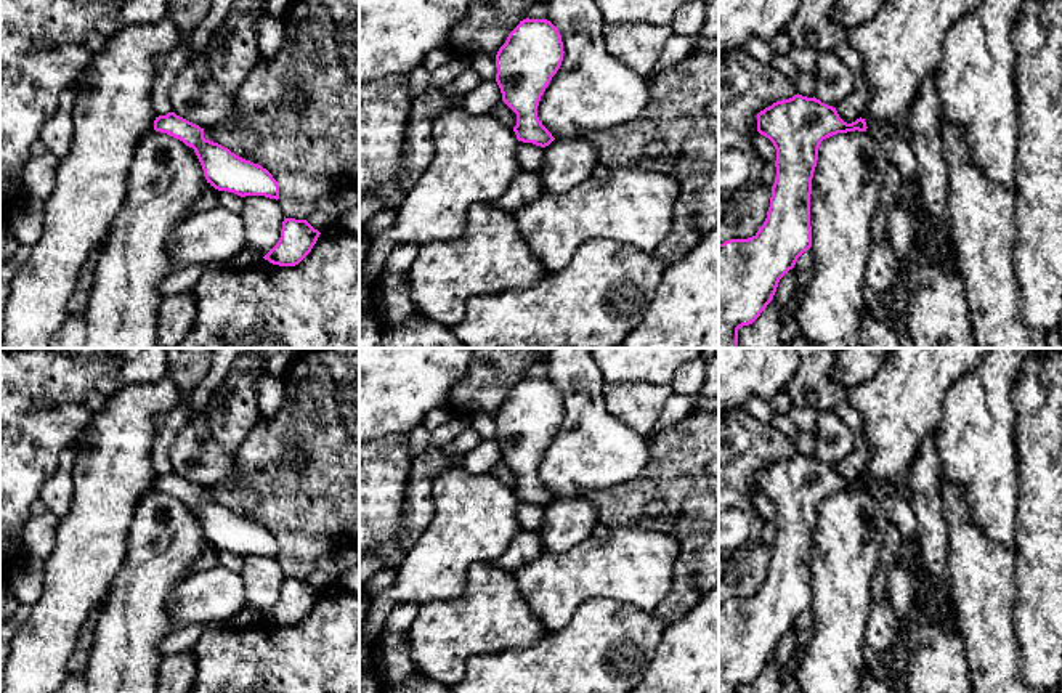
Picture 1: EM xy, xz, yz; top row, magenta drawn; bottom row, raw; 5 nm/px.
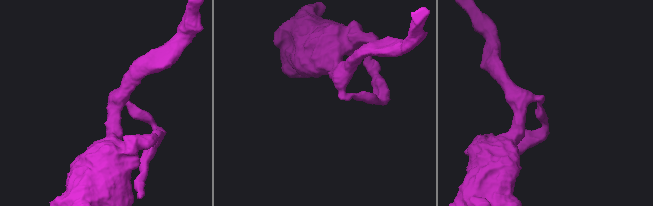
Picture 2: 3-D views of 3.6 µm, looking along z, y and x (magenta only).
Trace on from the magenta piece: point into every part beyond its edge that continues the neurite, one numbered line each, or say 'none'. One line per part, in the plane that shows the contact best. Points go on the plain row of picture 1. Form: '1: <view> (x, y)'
none

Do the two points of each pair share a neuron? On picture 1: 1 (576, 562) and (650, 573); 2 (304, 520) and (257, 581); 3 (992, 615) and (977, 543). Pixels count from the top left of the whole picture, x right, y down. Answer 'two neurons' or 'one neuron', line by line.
1: one neuron
2: two neurons
3: one neuron

